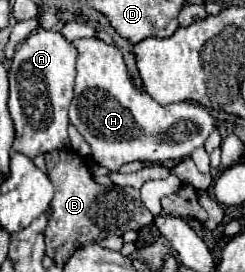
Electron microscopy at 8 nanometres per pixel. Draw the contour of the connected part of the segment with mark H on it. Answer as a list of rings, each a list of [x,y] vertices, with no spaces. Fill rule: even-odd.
[[[82,38],[74,40],[72,44],[78,50],[78,76],[74,100],[70,104],[70,124],[90,144],[92,160],[114,172],[122,164],[134,160],[182,160],[188,158],[194,148],[204,146],[208,134],[218,124],[210,110],[194,102],[160,106],[150,98],[148,92],[130,82],[126,62],[116,46],[110,46],[100,38]]]

